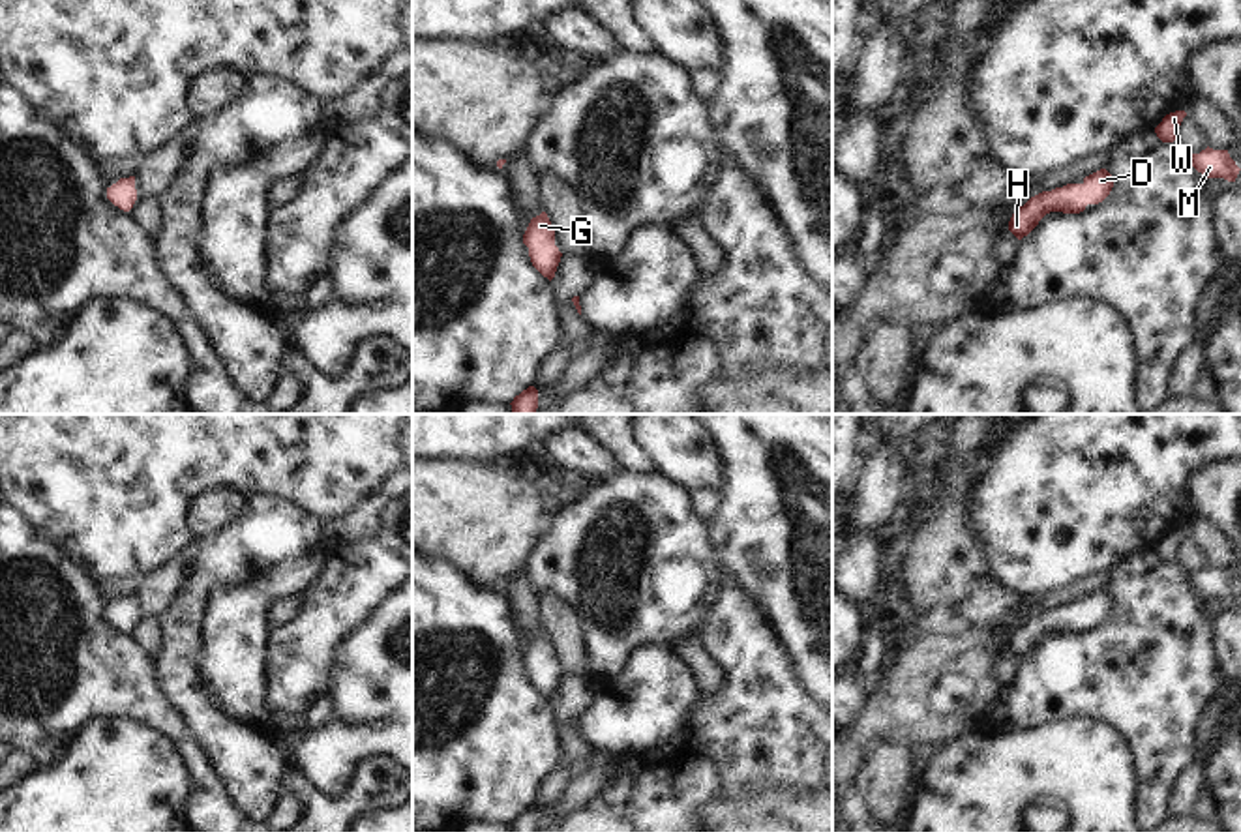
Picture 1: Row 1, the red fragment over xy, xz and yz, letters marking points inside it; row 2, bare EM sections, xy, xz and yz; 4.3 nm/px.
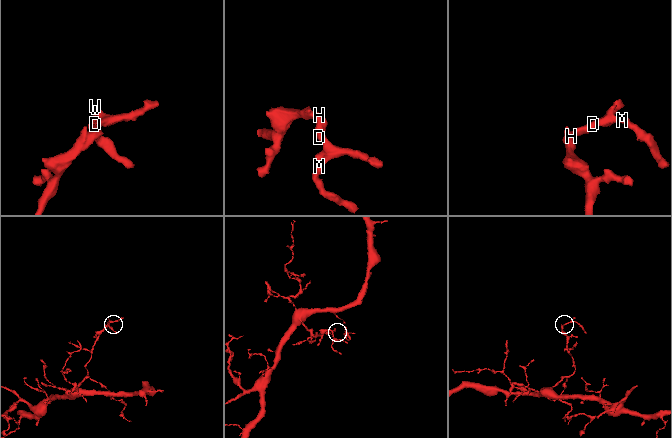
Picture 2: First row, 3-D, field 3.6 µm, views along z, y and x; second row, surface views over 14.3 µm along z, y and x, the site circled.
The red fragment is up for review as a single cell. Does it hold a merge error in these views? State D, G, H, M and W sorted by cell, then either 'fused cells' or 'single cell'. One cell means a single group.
groups D G H M W; single cell

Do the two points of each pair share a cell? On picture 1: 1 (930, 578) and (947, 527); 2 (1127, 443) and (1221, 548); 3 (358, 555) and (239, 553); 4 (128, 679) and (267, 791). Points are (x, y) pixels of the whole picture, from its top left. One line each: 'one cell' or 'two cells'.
1: one cell
2: two cells
3: two cells
4: two cells

